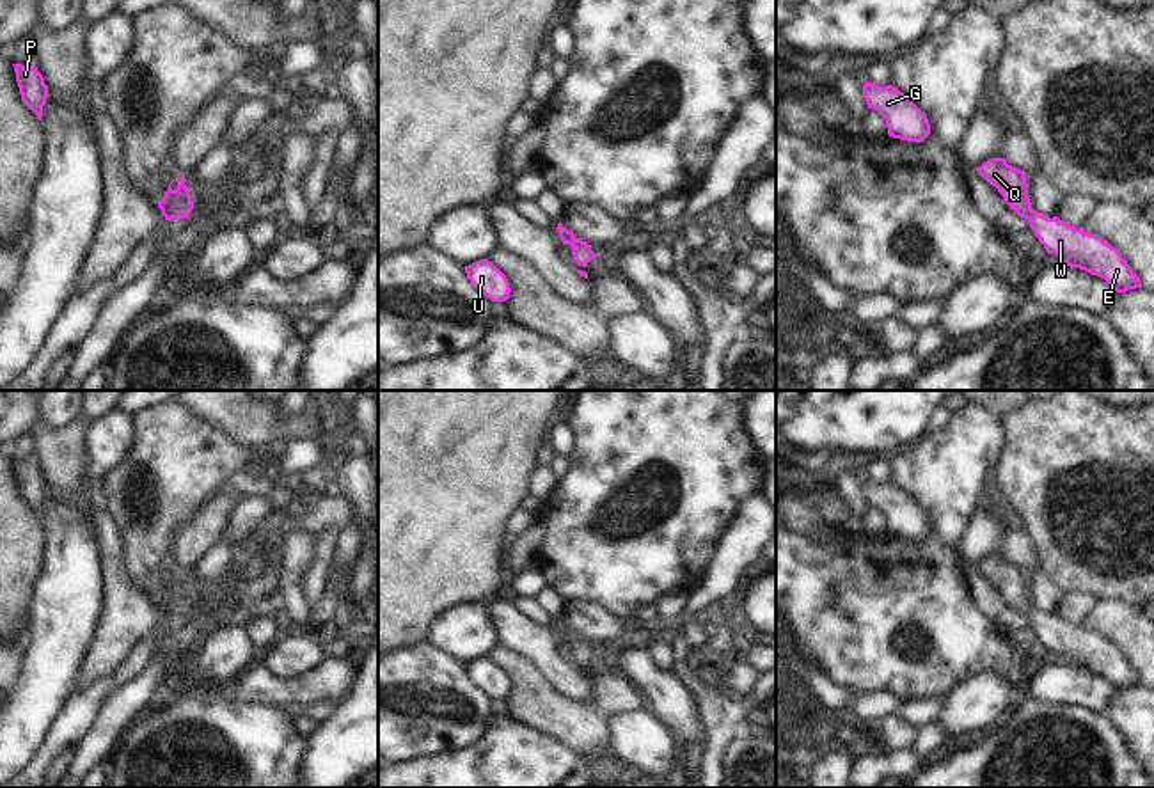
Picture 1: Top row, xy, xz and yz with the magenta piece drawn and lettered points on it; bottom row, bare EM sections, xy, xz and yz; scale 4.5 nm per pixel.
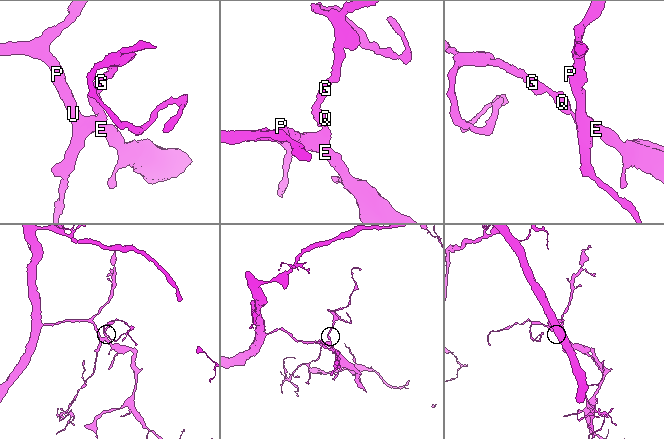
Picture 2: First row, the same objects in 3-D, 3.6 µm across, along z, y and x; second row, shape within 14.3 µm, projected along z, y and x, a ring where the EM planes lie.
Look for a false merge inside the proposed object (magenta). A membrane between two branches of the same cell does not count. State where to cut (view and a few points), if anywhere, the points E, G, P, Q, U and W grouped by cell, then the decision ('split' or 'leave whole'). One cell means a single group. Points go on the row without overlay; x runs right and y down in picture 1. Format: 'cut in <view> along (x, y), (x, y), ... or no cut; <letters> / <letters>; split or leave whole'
no cut; E G P Q U W; leave whole

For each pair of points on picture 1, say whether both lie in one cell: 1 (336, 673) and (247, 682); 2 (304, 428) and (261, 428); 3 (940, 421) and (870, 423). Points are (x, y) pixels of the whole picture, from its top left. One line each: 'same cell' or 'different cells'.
1: same cell
2: same cell
3: different cells

